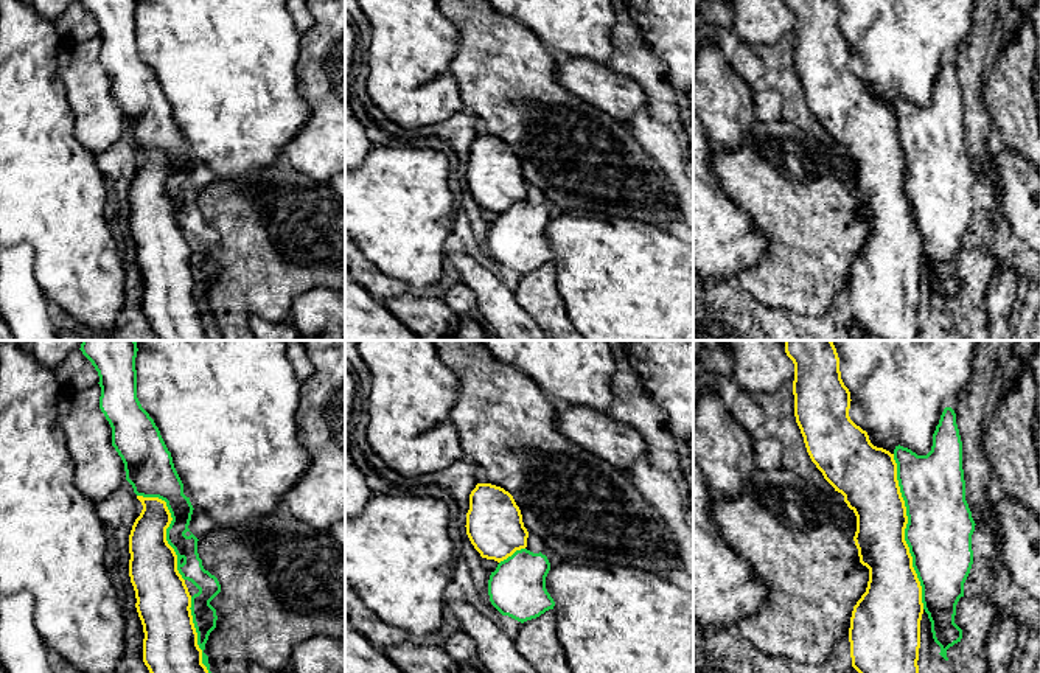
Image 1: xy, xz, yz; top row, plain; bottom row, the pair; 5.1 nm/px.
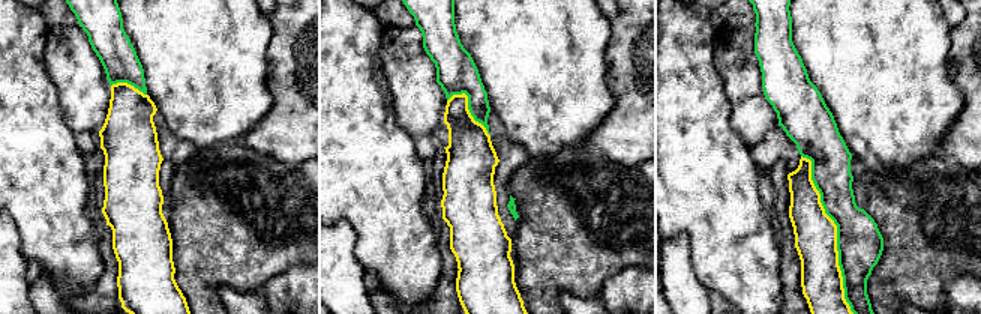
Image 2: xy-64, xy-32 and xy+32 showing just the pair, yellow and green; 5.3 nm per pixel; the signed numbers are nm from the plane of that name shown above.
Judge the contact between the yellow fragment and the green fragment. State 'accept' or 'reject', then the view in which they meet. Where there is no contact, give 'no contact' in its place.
accept; meets yellow in yz

